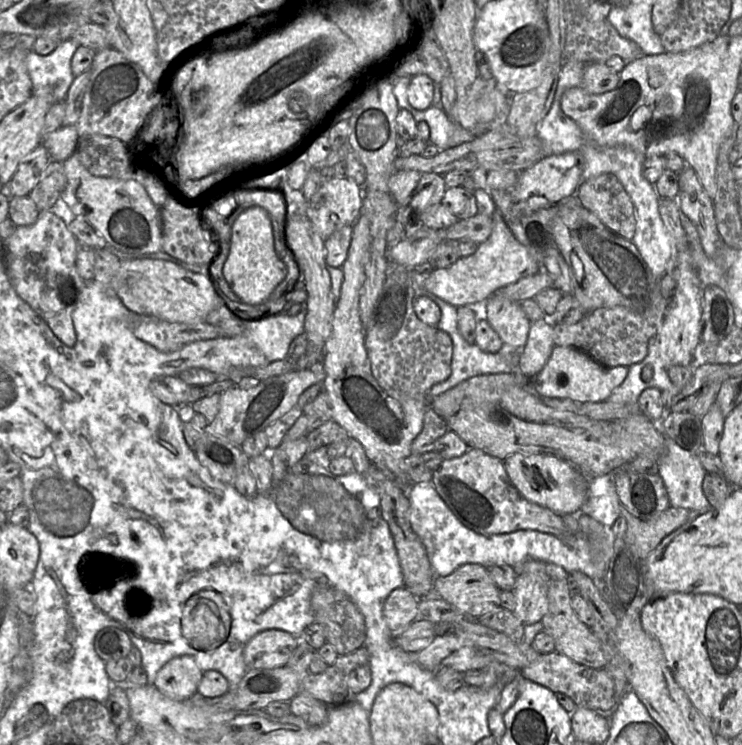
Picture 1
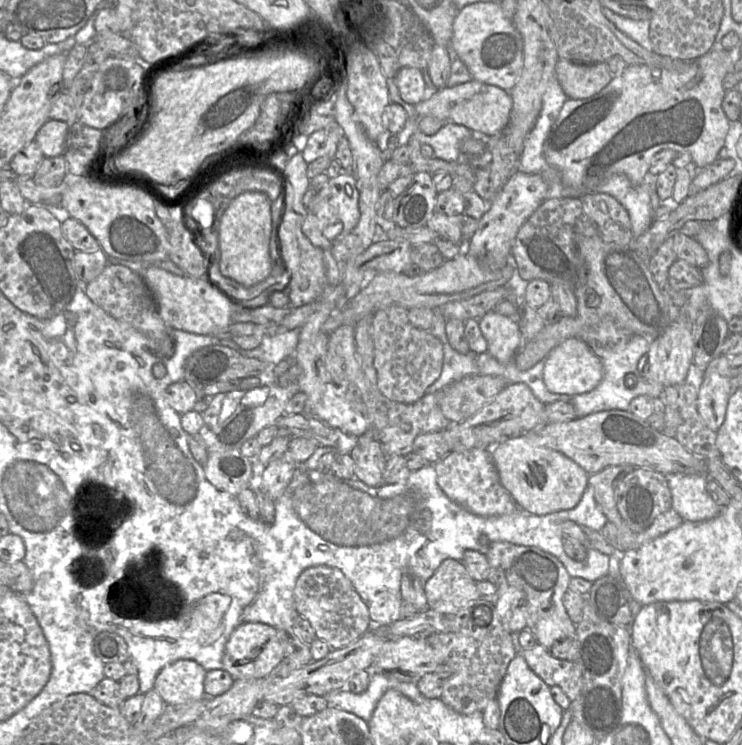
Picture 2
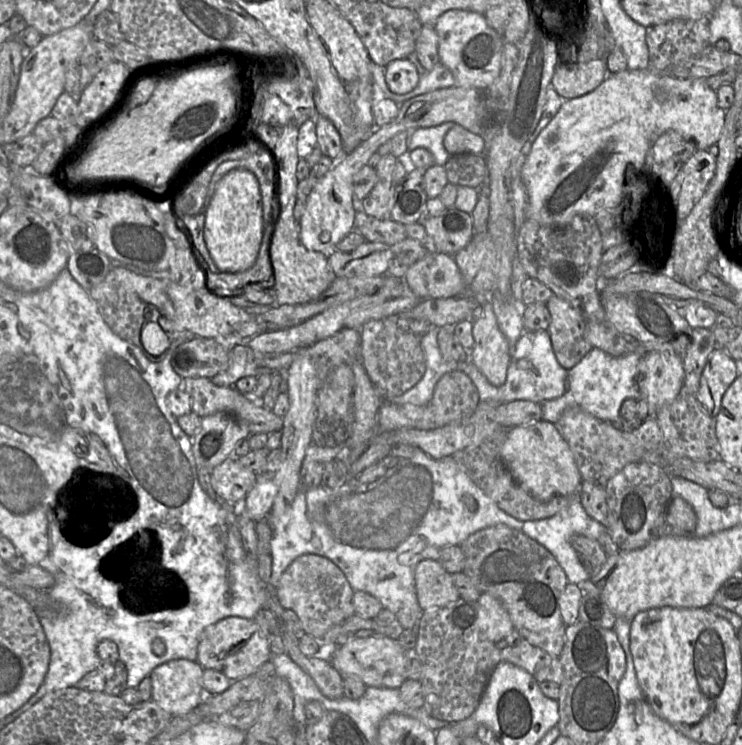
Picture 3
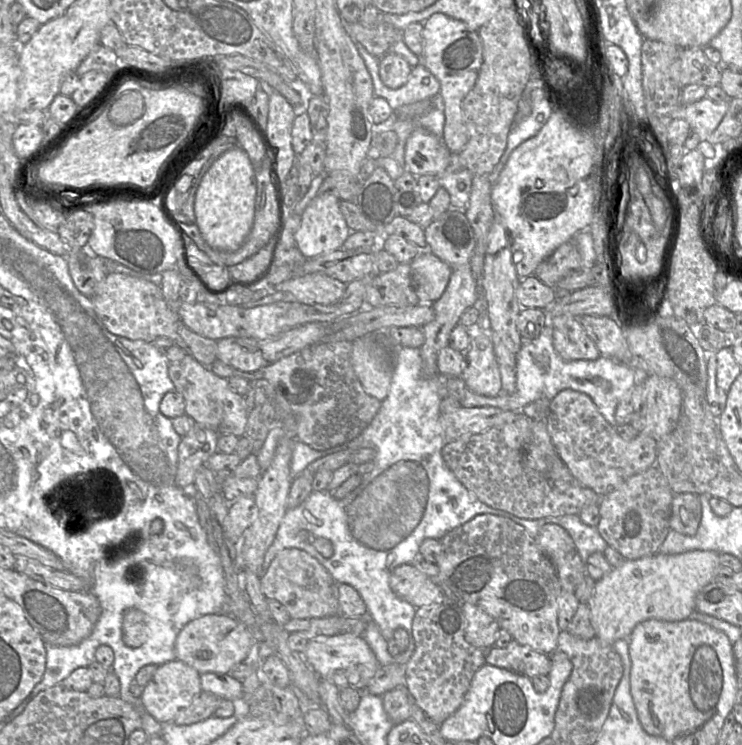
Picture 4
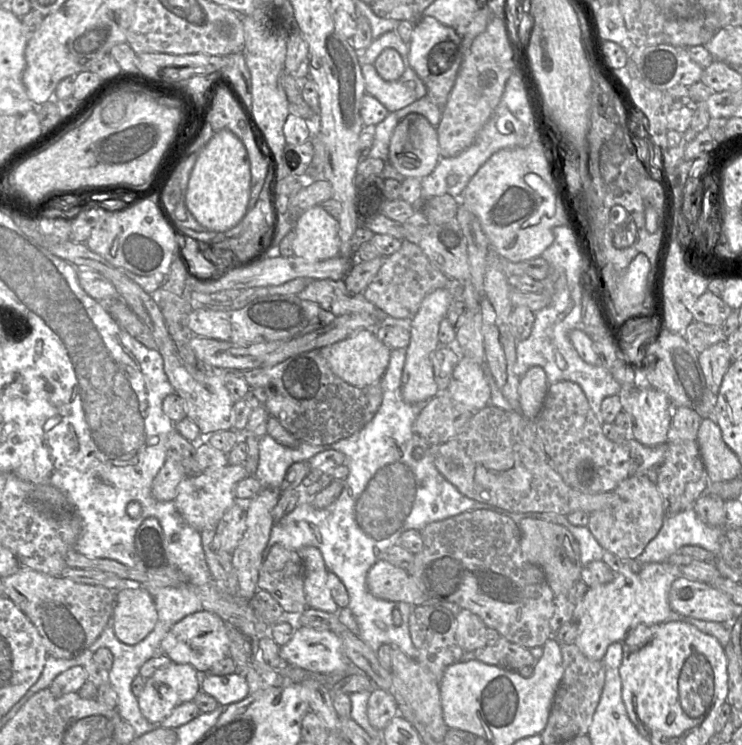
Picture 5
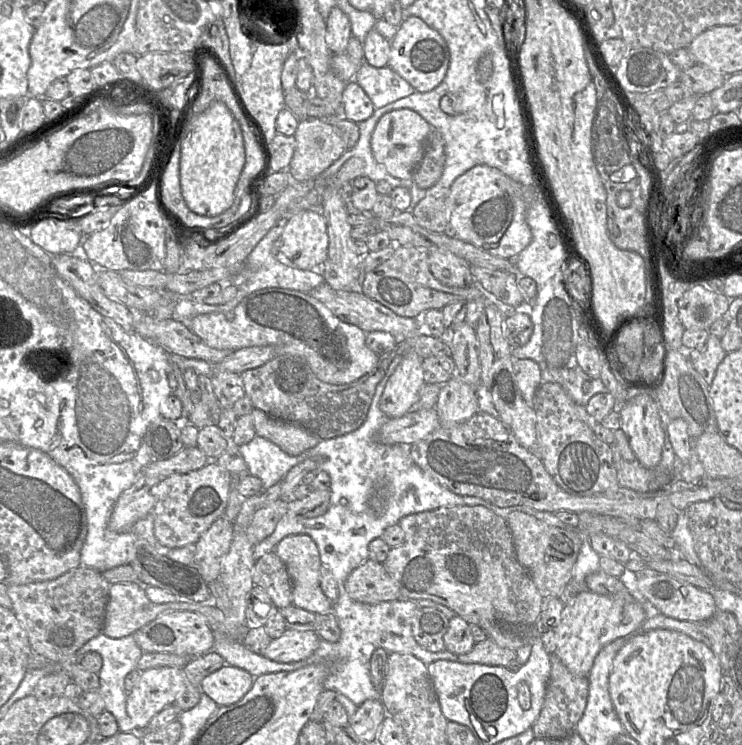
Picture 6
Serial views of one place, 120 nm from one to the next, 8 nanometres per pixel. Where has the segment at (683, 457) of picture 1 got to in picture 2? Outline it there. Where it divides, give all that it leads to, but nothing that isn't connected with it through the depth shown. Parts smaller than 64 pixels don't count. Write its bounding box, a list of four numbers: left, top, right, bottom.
[665,473,722,521]

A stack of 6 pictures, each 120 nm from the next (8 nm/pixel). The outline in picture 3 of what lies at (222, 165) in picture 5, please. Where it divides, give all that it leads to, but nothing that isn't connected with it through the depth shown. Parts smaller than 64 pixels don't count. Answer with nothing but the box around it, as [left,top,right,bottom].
[204,169,264,273]

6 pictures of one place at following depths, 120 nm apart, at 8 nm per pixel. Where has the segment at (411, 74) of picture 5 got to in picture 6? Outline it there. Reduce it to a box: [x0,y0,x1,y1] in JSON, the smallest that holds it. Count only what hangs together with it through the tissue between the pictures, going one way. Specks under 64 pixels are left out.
[353,62,415,109]

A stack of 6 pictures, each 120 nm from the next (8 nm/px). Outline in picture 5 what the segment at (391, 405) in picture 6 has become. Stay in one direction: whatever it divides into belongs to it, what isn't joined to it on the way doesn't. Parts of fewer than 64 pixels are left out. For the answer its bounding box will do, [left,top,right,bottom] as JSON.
[401,289,455,404]

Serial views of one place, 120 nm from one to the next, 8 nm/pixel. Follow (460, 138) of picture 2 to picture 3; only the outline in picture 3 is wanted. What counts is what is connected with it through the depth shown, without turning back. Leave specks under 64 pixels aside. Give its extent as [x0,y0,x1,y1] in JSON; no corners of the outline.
[407,122,454,166]

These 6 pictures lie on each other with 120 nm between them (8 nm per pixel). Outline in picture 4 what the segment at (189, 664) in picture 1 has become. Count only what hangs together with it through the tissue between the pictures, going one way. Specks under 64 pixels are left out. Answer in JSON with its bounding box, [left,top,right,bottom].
[140,660,201,724]

